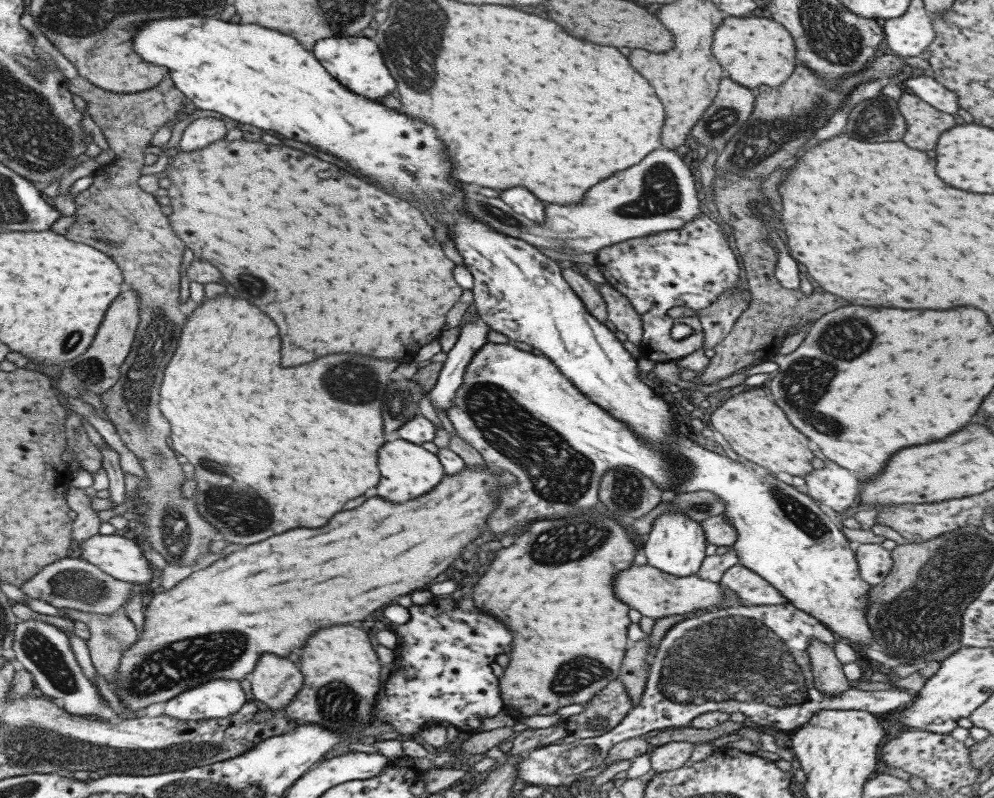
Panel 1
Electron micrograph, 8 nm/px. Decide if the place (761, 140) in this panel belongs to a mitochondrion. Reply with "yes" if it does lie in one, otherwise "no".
yes

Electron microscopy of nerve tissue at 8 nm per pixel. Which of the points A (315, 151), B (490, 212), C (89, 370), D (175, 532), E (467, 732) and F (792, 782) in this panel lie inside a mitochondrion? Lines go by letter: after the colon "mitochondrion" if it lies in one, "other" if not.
A: other
B: mitochondrion
C: mitochondrion
D: mitochondrion
E: other
F: other

